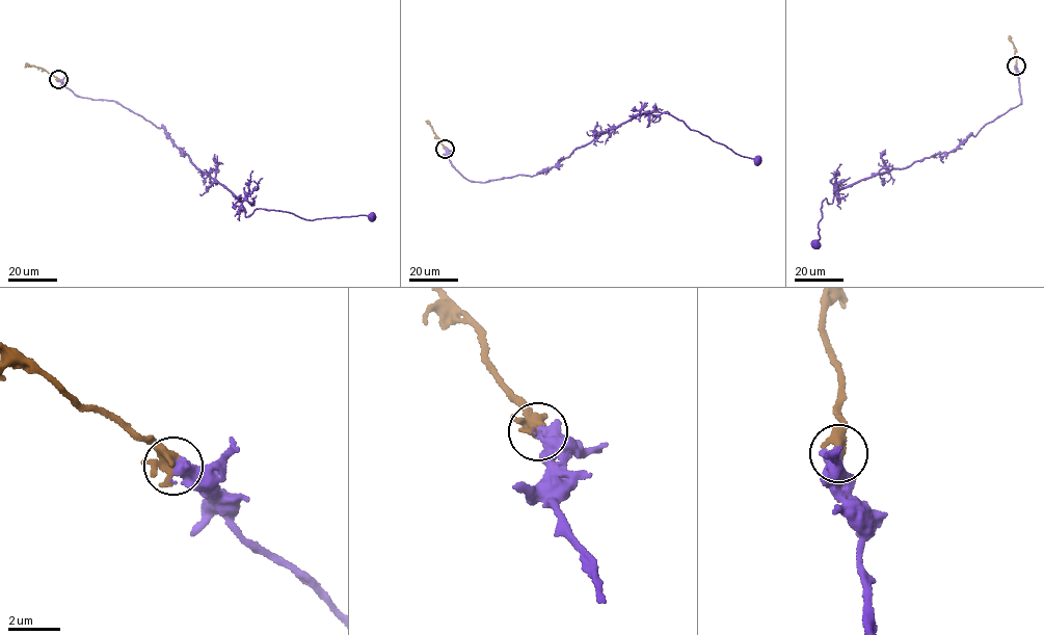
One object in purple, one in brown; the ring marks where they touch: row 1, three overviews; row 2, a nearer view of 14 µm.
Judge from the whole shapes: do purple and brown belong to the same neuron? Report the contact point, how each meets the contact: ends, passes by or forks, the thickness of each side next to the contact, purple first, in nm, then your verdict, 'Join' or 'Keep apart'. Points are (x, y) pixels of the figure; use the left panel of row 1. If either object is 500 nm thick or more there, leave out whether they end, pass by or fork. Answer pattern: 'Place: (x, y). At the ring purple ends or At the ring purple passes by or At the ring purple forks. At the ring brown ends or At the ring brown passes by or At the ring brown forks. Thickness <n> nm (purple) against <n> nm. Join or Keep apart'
Place: (58, 79). Thickness 440 nm (purple) against 500 nm. Join

